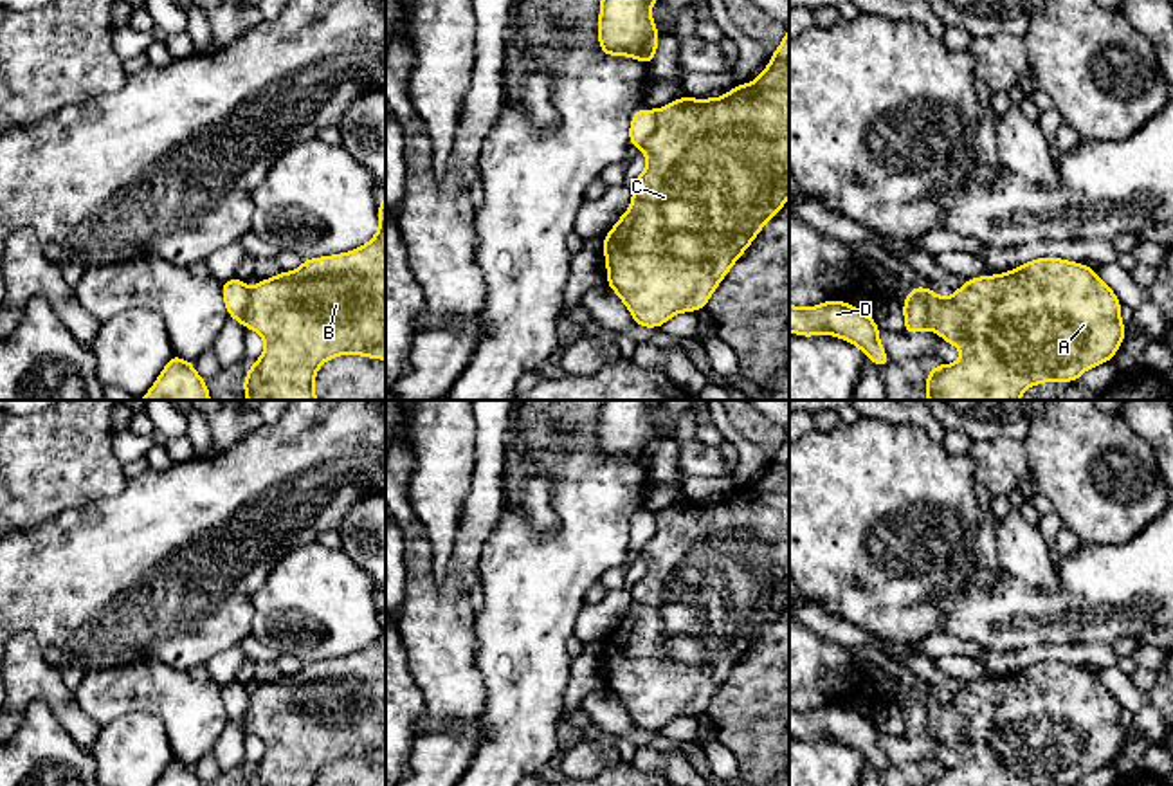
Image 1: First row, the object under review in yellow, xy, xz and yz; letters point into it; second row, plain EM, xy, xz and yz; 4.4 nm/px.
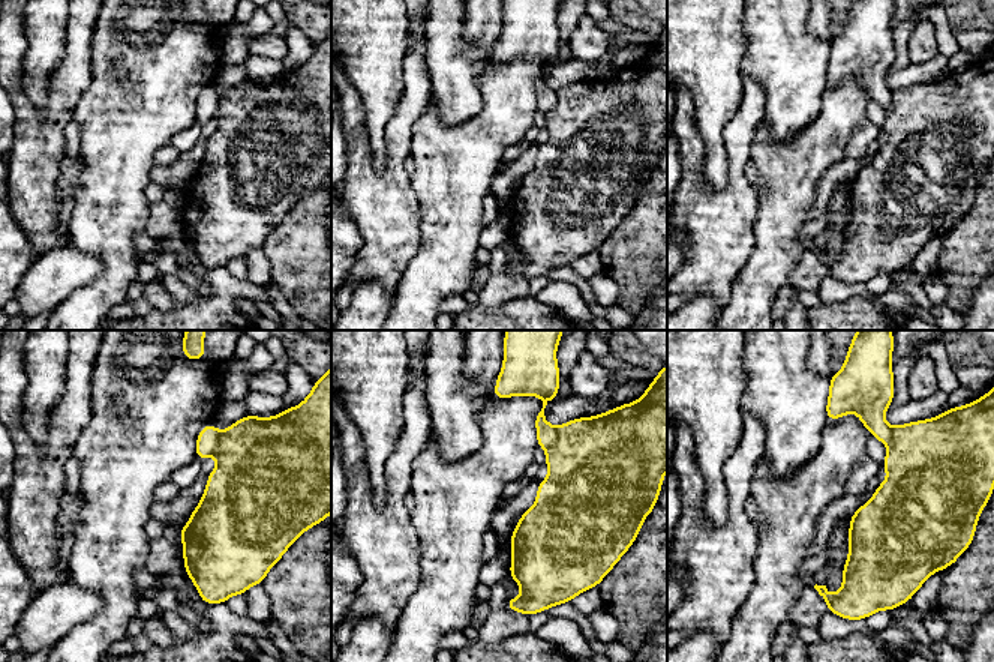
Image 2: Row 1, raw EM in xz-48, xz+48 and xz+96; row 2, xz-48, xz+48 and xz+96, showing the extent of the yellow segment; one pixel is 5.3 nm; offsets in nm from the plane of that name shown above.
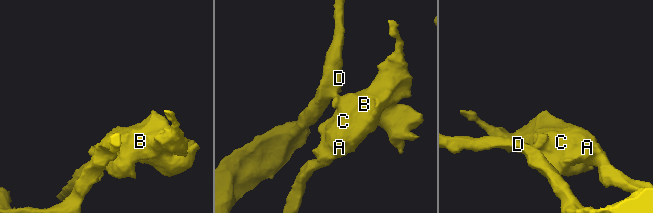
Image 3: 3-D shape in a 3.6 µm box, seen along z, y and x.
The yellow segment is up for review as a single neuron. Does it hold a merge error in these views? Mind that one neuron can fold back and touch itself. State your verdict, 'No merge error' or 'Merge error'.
Merge error

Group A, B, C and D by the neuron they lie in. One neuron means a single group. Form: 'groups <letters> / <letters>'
groups A B C / D

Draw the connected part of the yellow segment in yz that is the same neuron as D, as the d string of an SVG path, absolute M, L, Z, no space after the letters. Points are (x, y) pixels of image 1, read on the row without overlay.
M829 703L809 712L789 707L789 736L800 741L831 737L858 750L881 773L890 768L888 757L877 745L883 734L870 717L845 705Z

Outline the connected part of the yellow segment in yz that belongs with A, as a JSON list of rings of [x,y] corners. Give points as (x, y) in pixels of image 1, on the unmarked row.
[[[1052,660],[1031,663],[1004,678],[966,681],[966,689],[953,694],[950,703],[942,703],[933,696],[926,708],[926,732],[937,736],[944,746],[962,754],[962,763],[959,766],[930,770],[926,786],[1076,786],[1087,773],[1114,764],[1114,759],[1126,739],[1126,730],[1121,725],[1121,705],[1097,676],[1088,669]]]

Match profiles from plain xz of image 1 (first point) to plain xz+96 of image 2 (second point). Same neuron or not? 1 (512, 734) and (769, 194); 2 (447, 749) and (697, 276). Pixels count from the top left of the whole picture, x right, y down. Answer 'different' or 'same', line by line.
1: same
2: different

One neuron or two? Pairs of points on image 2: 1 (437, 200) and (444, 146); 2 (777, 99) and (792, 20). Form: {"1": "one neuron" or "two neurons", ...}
{"1": "one neuron", "2": "one neuron"}

